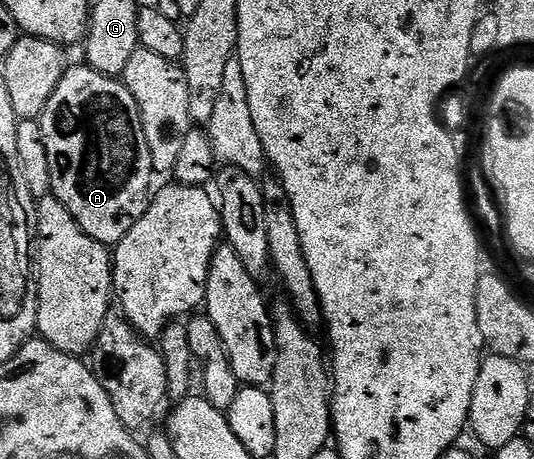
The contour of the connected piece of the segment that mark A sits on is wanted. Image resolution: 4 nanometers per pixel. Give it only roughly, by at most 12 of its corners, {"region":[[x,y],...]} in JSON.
{"region":[[70,64],[39,120],[52,196],[115,247],[155,180],[124,80]]}

